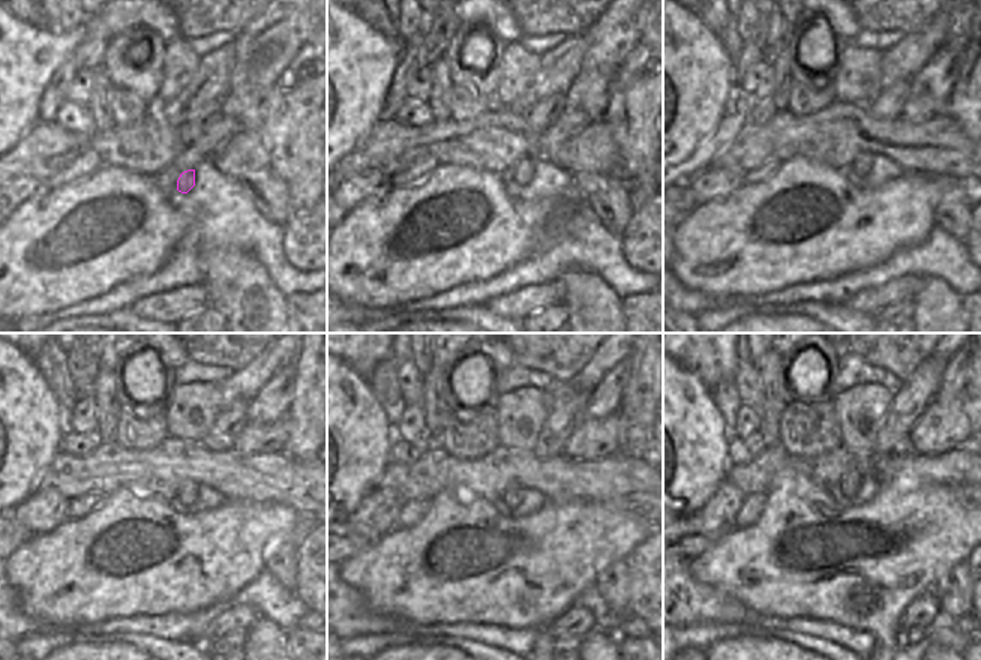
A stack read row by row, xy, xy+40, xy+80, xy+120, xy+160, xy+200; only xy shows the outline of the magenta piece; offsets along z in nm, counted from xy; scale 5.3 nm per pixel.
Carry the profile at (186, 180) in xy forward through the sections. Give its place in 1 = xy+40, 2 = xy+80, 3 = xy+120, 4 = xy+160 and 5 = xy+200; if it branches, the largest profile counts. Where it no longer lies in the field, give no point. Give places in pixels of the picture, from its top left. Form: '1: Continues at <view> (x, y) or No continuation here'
1: Continues at xy+40 (522, 170)
2: Continues at xy+80 (860, 167)
3: Continues at xy+120 (188, 495)
4: Continues at xy+160 (515, 494)
5: Continues at xy+200 (851, 482).

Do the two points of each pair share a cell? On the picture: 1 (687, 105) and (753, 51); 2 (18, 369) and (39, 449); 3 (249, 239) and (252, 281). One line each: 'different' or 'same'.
1: different
2: same
3: different

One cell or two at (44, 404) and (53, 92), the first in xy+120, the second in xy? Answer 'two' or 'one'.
two

